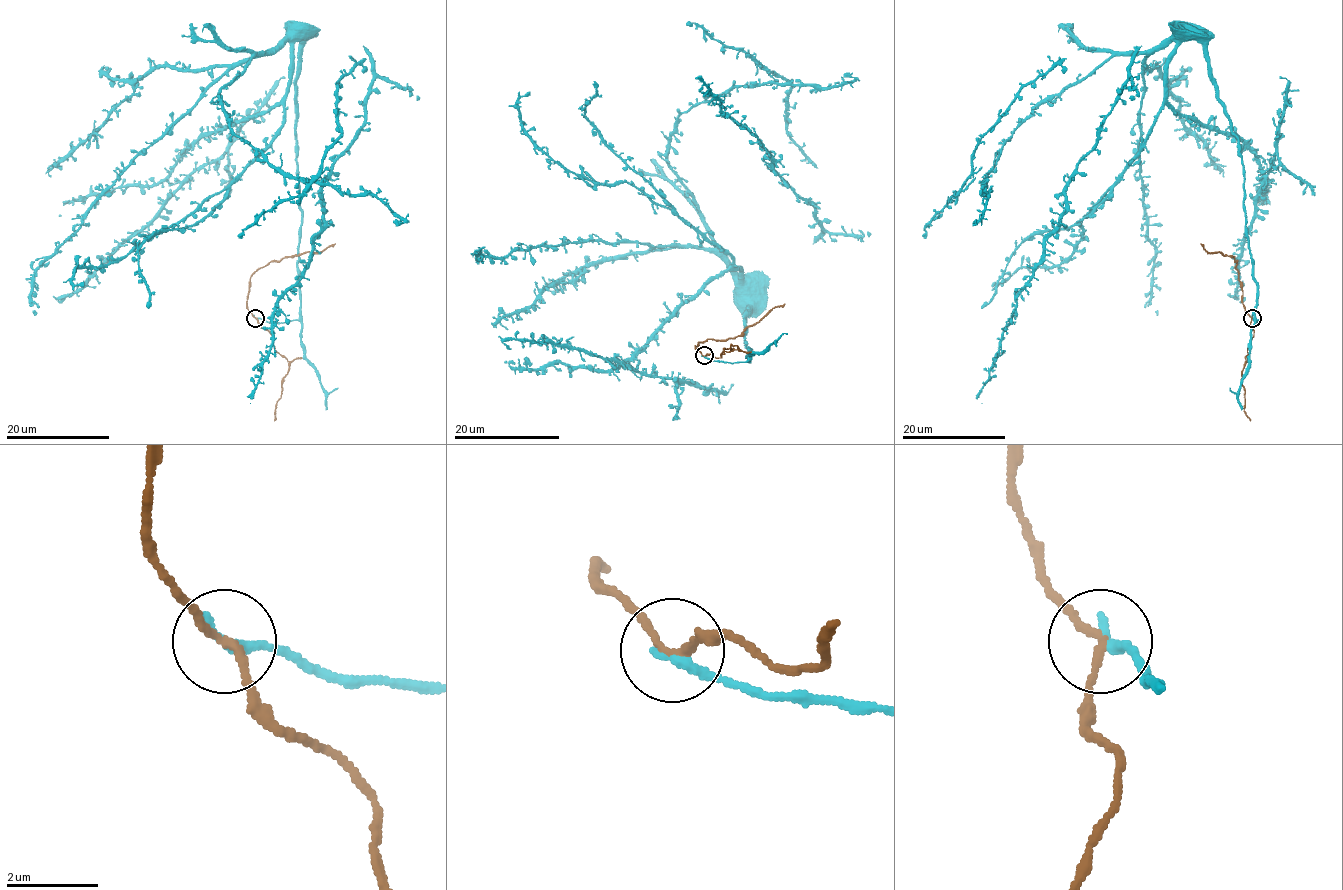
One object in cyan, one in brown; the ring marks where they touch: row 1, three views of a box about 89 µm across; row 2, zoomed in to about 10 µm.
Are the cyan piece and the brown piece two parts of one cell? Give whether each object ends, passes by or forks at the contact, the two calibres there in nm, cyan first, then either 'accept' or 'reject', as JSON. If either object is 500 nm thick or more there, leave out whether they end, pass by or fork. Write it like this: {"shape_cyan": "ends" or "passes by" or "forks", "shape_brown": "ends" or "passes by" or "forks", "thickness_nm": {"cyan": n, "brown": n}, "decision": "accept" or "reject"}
{"shape_cyan": "ends", "shape_brown": "passes by", "thickness_nm": {"cyan": 240, "brown": 150}, "decision": "accept"}

